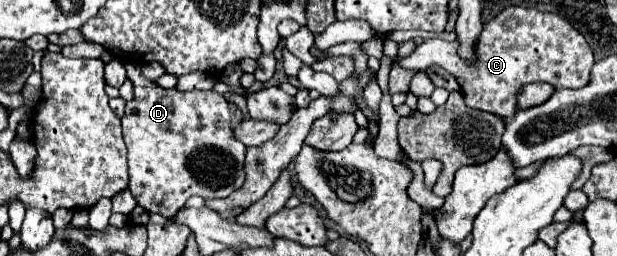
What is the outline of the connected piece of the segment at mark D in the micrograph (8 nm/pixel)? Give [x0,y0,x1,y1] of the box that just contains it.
[122,64,244,218]

